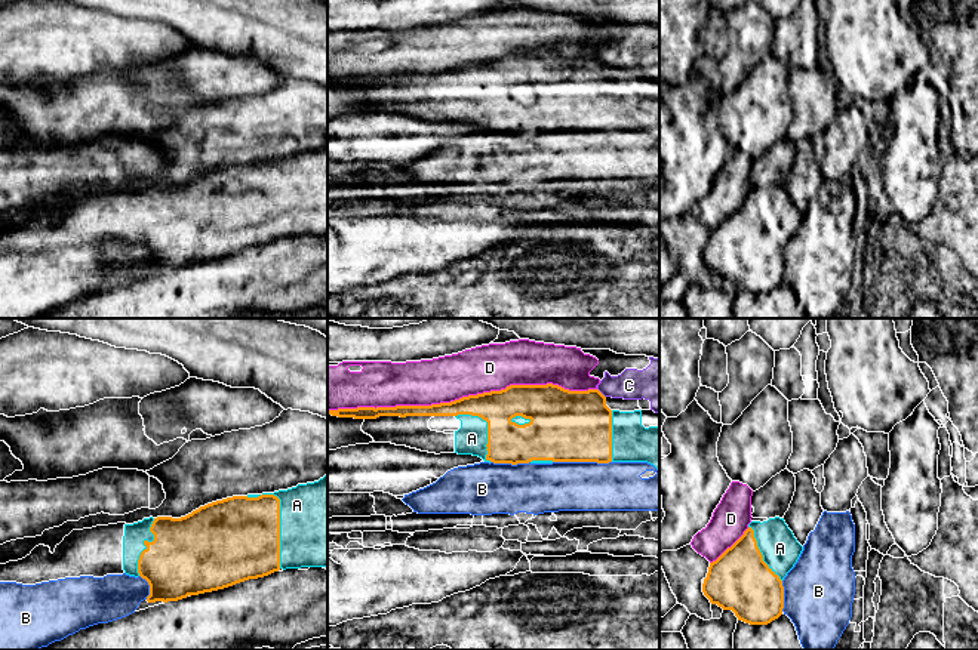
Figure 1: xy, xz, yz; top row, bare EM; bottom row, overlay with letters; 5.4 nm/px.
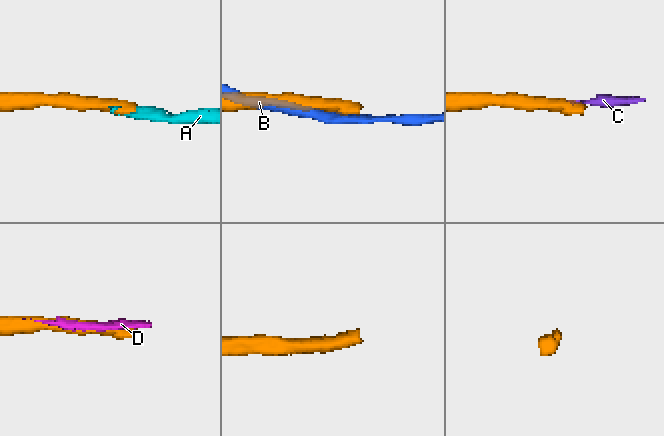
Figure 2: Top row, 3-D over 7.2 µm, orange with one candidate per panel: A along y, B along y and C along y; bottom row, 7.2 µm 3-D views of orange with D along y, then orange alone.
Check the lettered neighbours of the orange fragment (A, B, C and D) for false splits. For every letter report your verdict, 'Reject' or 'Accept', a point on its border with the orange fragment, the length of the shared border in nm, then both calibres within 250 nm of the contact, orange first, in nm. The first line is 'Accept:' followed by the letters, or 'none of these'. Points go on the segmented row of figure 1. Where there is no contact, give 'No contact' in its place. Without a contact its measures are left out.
Accept: A
A: Accept. Touches orange at xy (279, 517). Shared border 440 nm. Thickness 440 nm (orange) against 460 nm
B: Reject. Touches orange at xz (583, 461). Shared border 320 nm. Thickness 380 nm (orange) against 280 nm
C: Reject. Touches orange at xz (600, 393). Shared border 70 nm. Thickness 380 nm (orange) against 170 nm
D: Reject. Touches orange at xz (463, 397). Shared border 1450 nm. Thickness 190 nm (orange) against 260 nm

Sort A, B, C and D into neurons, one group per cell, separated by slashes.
A / B / C / D

